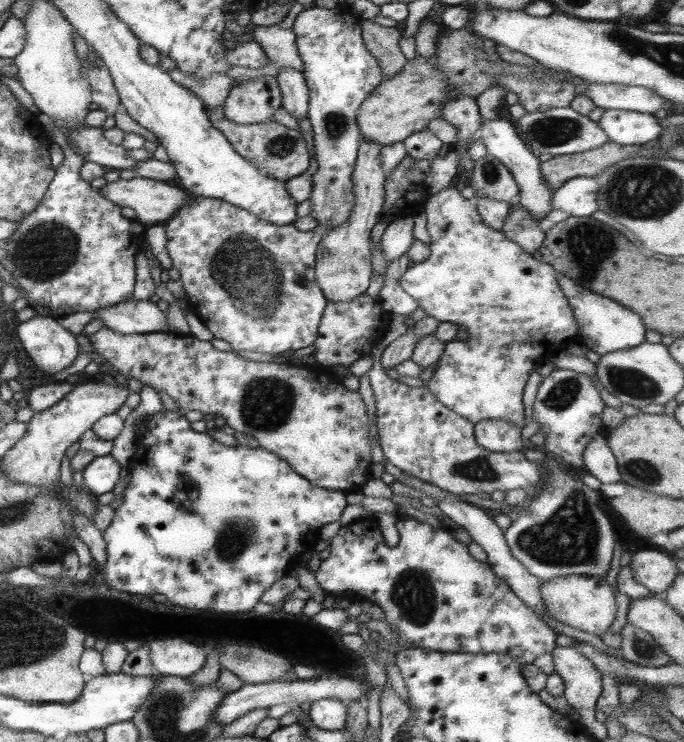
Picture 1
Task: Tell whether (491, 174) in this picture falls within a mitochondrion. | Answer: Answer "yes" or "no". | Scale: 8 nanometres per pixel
yes

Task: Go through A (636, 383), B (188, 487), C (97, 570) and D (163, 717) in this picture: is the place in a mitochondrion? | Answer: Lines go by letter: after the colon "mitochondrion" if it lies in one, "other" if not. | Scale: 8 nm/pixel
A: mitochondrion
B: other
C: other
D: mitochondrion

